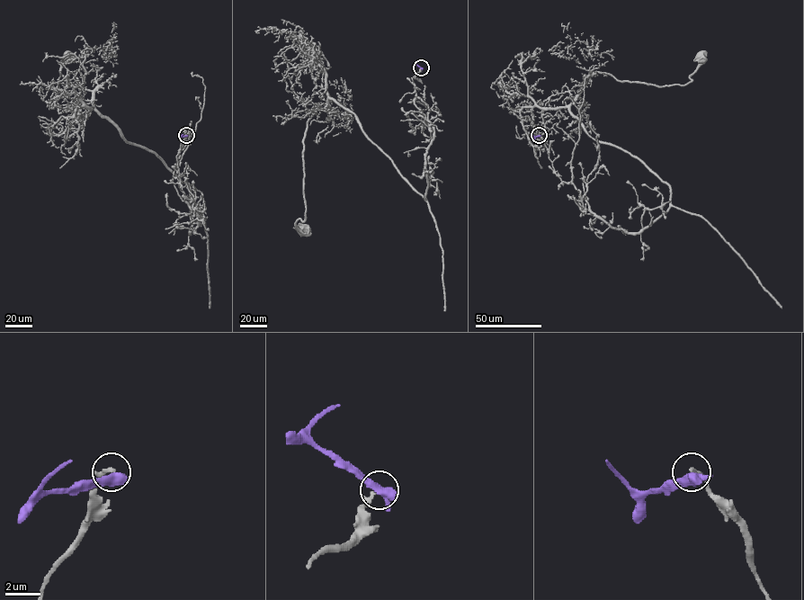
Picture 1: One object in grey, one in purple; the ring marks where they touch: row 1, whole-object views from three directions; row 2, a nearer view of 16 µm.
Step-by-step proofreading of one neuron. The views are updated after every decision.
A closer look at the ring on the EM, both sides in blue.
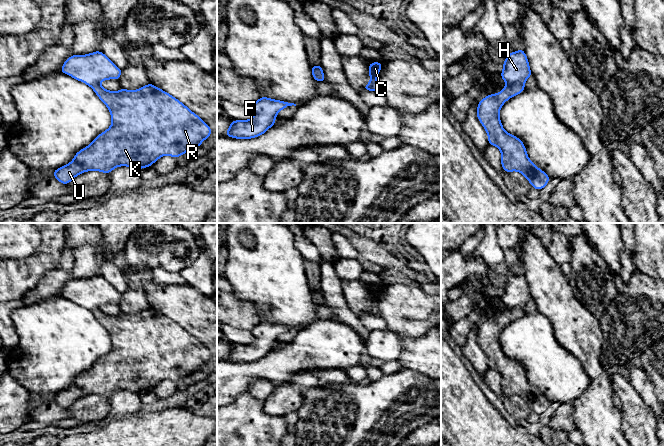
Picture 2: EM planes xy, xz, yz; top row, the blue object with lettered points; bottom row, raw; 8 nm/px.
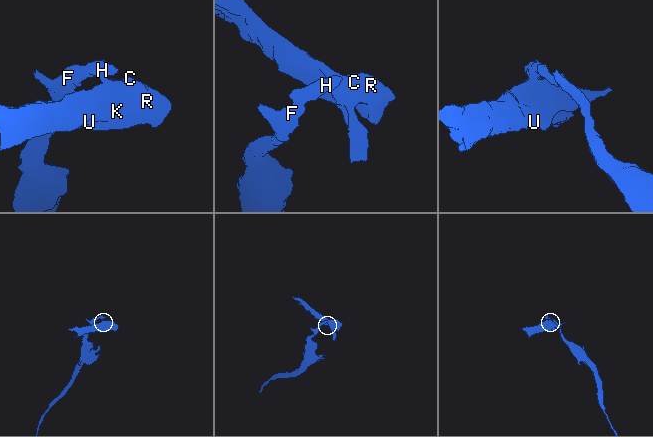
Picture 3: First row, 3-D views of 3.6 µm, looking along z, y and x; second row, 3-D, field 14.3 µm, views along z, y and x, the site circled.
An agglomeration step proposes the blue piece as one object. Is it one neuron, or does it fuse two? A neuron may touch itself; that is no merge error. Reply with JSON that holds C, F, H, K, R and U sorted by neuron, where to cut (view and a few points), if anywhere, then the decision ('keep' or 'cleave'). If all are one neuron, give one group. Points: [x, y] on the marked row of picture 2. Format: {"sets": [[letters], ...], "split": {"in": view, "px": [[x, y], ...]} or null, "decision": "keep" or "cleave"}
{"sets": [["C", "K", "R", "U"], ["F", "H"]], "split": {"in": "yz", "px": [[507, 84], [523, 85]]}, "decision": "cleave"}

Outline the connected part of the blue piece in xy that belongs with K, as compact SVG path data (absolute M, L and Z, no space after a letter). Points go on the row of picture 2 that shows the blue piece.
M149 83L138 90L112 92L99 84L93 87L95 94L108 107L112 125L99 134L90 145L78 151L67 165L57 168L52 175L62 184L70 183L77 175L95 170L109 174L119 166L134 169L150 167L164 155L178 158L200 147L212 133L212 129L187 106L169 93Z

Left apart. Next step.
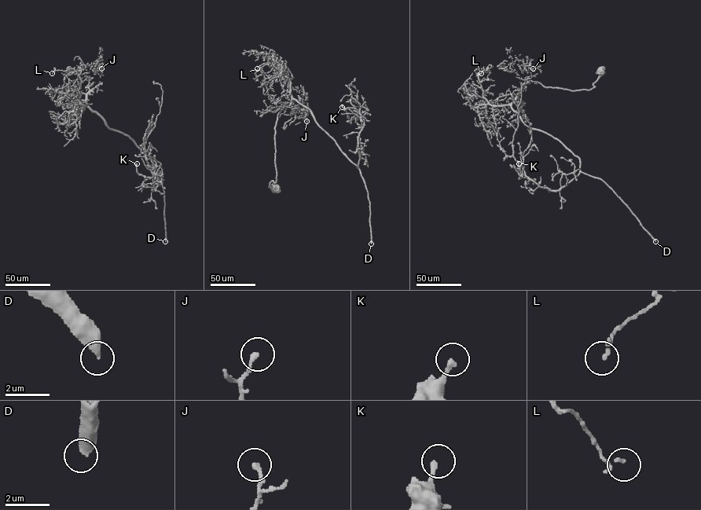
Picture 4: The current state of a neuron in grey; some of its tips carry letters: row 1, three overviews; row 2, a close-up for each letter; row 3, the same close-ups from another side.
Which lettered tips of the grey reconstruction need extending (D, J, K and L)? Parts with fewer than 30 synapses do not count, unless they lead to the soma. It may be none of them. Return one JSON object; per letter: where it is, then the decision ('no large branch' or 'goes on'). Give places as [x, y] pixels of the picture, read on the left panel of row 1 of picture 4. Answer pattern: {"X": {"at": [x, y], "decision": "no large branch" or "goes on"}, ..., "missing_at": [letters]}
{"D": {"at": [165, 241], "decision": "goes on"}, "J": {"at": [101, 68], "decision": "no large branch"}, "K": {"at": [137, 163], "decision": "no large branch"}, "L": {"at": [52, 73], "decision": "no large branch"}, "missing_at": ["D"]}

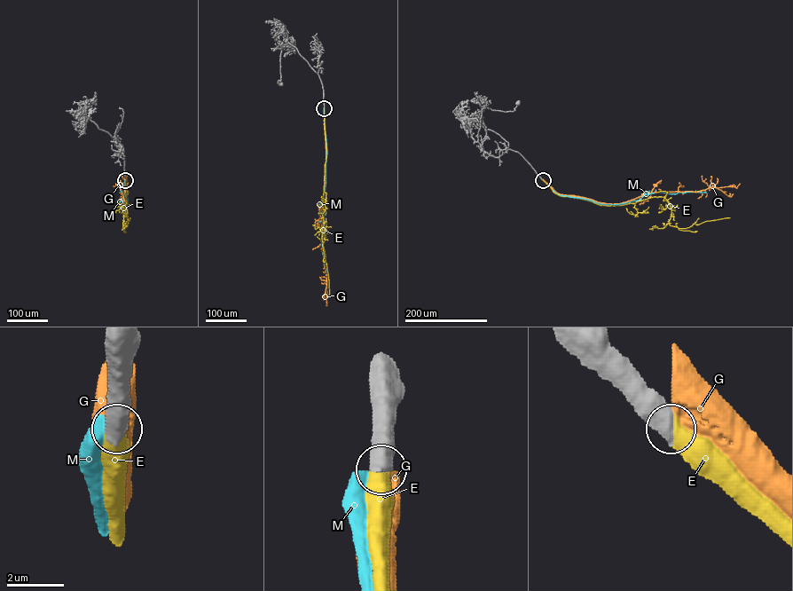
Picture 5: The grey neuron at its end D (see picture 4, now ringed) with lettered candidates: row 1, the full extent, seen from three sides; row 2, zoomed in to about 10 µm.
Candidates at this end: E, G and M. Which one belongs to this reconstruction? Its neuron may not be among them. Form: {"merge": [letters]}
{"merge": ["E"]}

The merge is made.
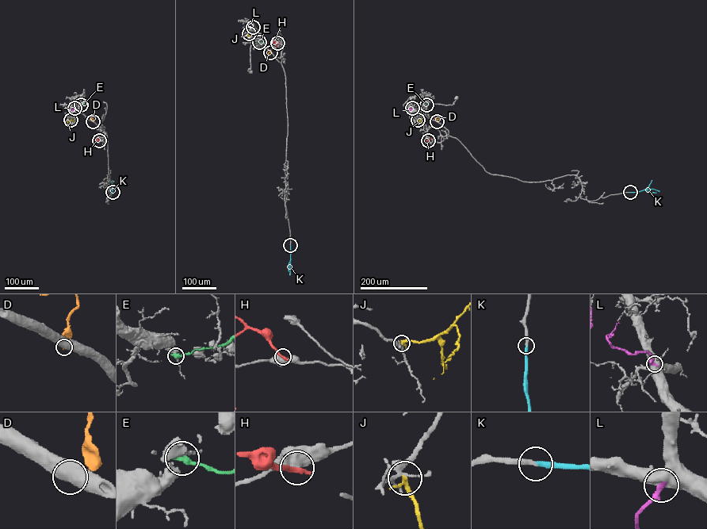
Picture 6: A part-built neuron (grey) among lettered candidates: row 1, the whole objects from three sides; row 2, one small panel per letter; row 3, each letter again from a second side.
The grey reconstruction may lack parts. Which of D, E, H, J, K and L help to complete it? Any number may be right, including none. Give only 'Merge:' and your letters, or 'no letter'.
Merge: K

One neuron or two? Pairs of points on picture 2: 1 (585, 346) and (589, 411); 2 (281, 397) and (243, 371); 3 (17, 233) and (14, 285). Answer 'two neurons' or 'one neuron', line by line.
1: one neuron
2: two neurons
3: two neurons

